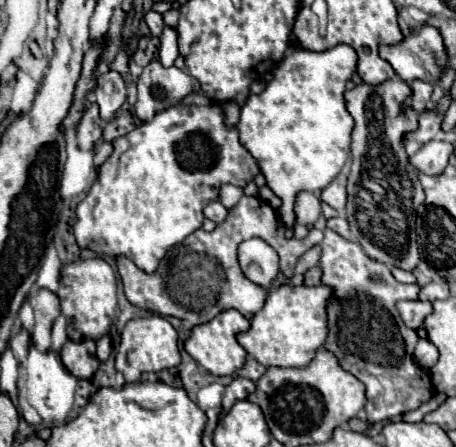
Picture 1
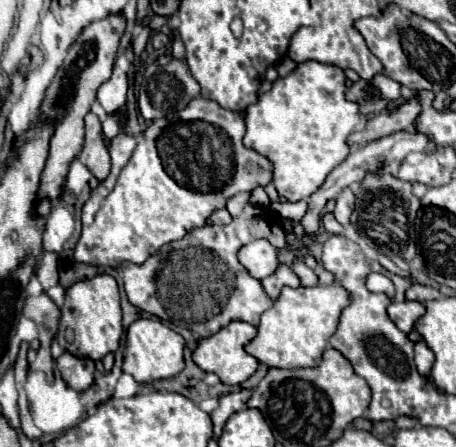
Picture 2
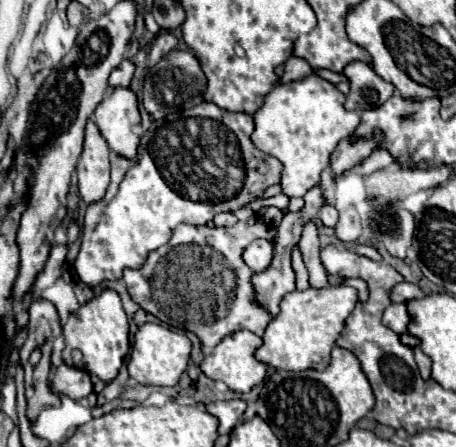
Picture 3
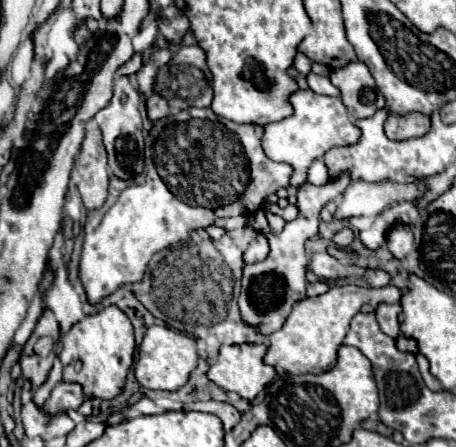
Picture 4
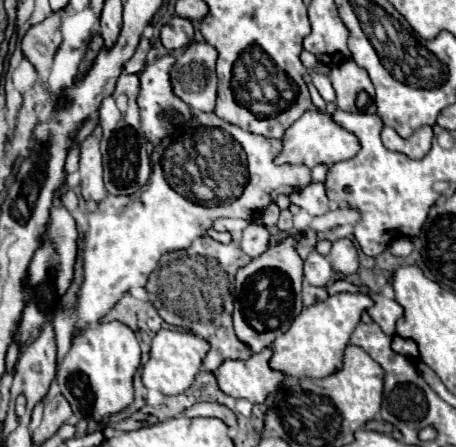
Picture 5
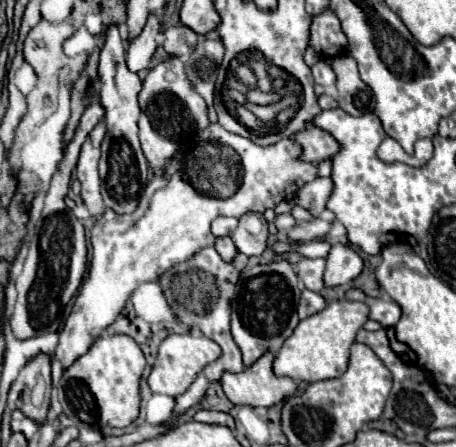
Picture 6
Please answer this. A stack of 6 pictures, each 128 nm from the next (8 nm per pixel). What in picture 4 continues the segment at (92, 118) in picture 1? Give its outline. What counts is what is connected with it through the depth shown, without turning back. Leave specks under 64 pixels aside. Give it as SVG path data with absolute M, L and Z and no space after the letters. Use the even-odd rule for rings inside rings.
M96 124L88 126L76 164L82 172L82 182L78 184L78 190L84 206L88 210L100 208L108 194L108 164L106 150L100 140L100 128Z

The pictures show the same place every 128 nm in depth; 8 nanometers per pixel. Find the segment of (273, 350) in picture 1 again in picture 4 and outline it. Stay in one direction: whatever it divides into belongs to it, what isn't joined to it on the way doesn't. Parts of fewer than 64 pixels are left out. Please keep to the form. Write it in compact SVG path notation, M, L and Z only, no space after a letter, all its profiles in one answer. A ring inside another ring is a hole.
M336 286L330 288L324 296L306 298L288 316L284 328L270 336L270 348L264 358L268 366L282 368L288 374L322 374L336 364L336 352L344 342L344 336L350 328L350 320L360 312L362 304L396 304L402 296L402 290L396 286L384 288L360 288L360 286Z

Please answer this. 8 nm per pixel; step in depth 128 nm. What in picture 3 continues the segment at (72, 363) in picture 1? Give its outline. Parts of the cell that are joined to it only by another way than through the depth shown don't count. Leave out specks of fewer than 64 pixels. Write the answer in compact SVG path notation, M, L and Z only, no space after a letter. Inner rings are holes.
M62 364L56 368L56 378L52 380L50 390L54 394L64 394L72 400L82 400L92 392L92 380L88 372Z

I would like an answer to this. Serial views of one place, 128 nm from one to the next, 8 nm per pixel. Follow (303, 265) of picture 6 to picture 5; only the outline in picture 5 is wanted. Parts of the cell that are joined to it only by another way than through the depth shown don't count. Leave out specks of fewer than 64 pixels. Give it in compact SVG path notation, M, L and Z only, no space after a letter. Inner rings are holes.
M316 250L308 254L308 258L304 260L304 278L312 284L312 286L326 286L328 280L334 276L330 260L322 254L318 254Z

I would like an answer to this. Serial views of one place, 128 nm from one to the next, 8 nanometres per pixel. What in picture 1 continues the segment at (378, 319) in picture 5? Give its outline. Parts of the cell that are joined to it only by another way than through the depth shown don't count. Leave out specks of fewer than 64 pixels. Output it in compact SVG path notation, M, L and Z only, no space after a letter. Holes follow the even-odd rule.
M414 300L414 302L398 302L396 304L404 324L412 330L418 330L424 322L424 318L432 312L432 304L430 302L422 302L422 300Z

